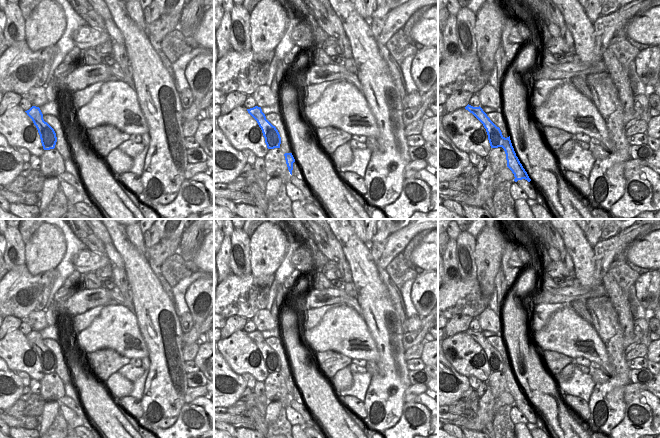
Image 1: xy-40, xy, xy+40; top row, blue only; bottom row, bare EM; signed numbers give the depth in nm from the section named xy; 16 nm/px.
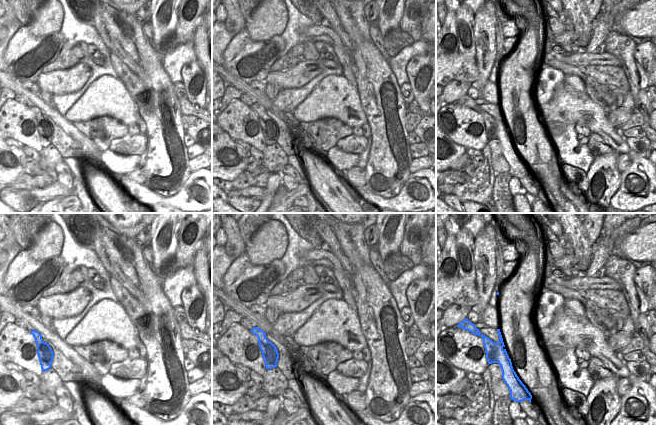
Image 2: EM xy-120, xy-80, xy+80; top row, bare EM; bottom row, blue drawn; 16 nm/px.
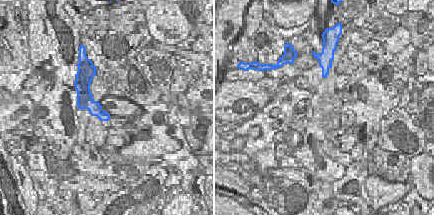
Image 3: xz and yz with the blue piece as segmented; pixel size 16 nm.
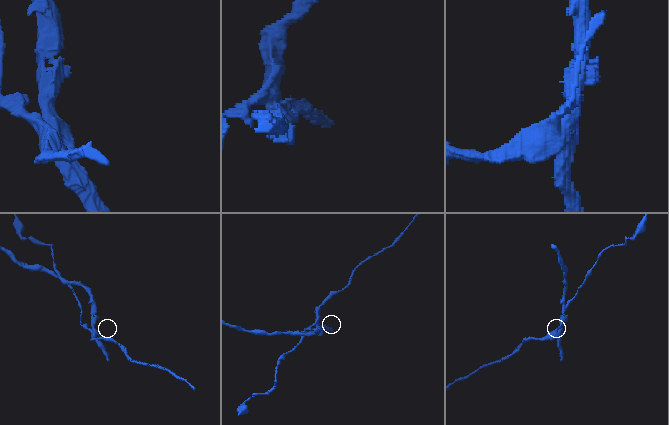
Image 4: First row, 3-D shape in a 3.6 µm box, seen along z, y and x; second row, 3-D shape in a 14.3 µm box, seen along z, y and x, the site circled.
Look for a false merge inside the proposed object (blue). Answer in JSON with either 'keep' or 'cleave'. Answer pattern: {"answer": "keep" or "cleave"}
{"answer": "cleave"}

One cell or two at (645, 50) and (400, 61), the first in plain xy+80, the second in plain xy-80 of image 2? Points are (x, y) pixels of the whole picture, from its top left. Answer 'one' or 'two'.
two

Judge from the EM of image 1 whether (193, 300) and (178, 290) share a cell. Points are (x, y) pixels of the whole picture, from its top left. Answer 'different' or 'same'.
different

